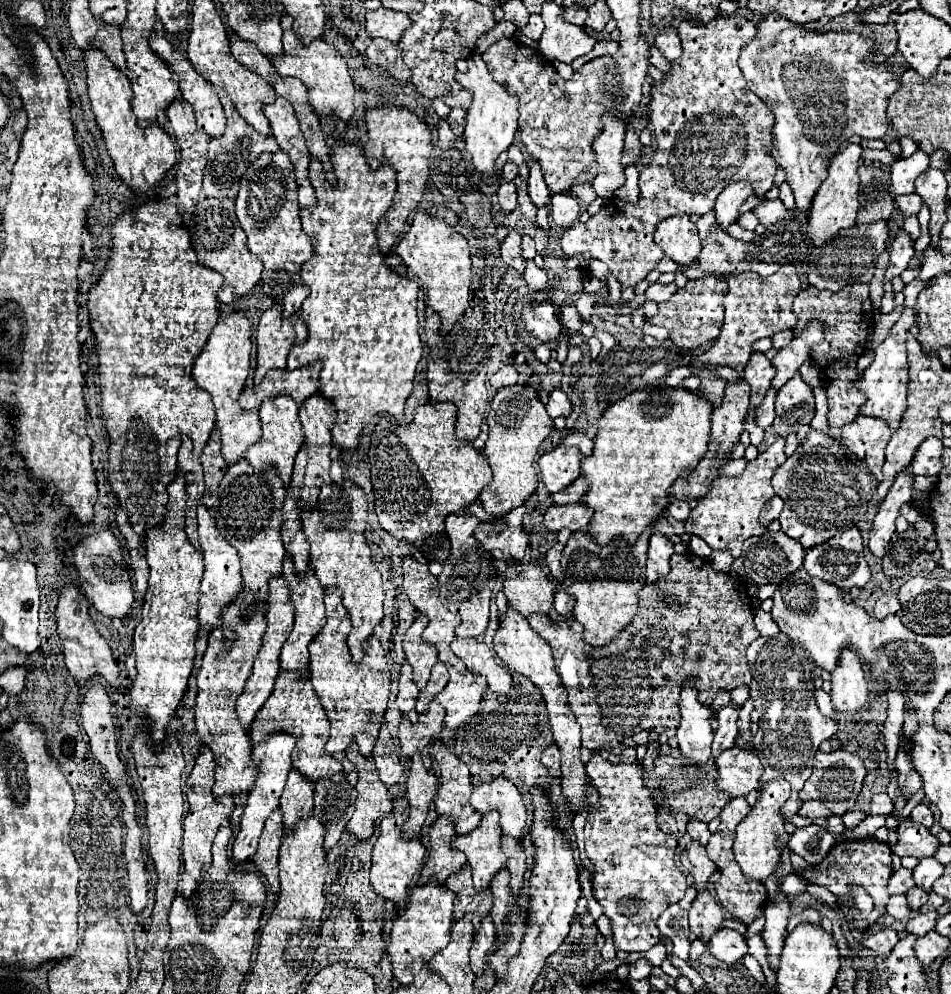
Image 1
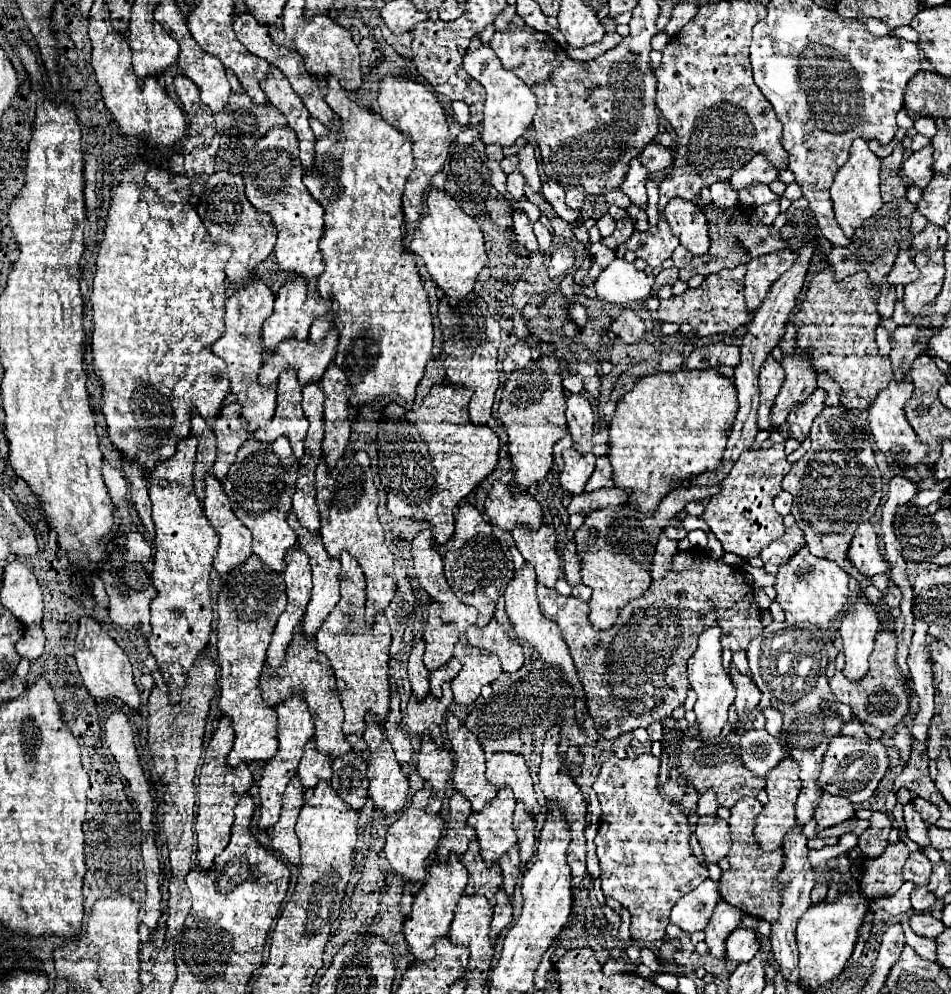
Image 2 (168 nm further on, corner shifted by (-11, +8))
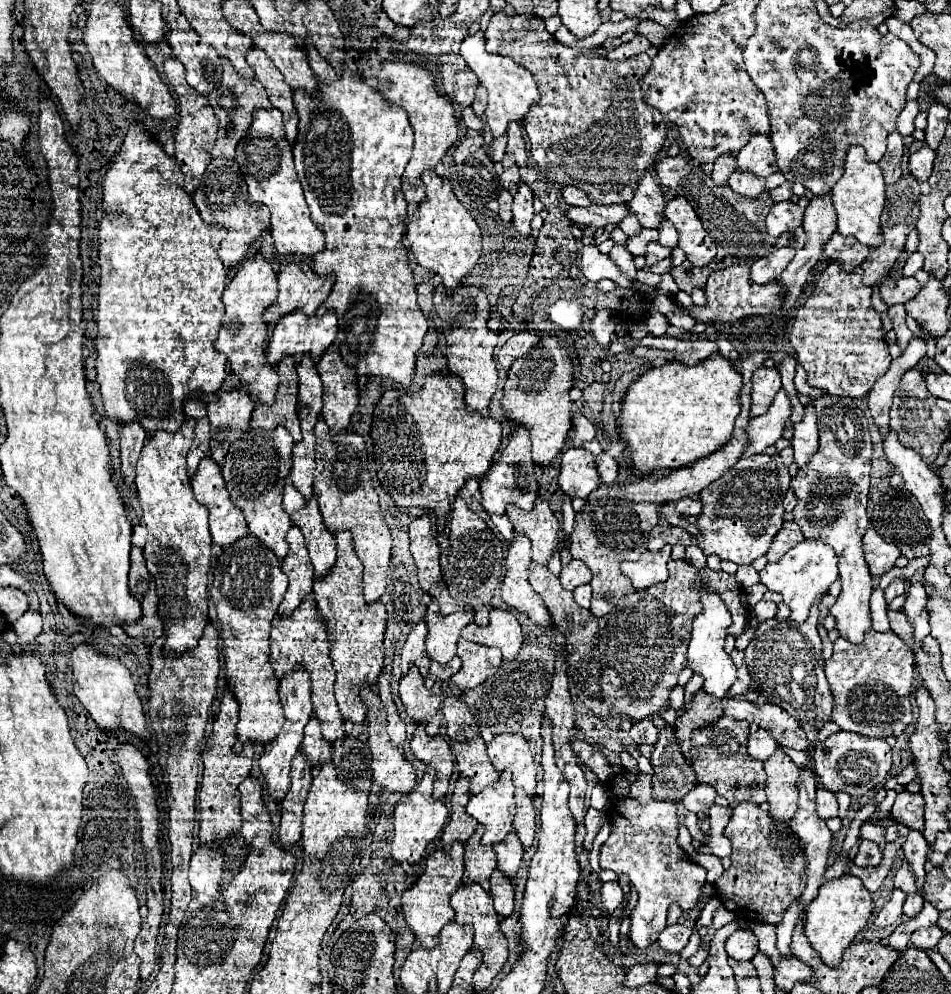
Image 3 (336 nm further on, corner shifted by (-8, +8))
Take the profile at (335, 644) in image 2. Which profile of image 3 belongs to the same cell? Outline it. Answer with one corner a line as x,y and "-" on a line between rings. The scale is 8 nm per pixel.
341,530
335,534
337,540
337,562
325,578
315,578
313,594
317,596
319,612
325,616
329,628
329,644
331,644
331,660
337,672
335,682
335,698
341,708
345,720
361,724
365,718
365,702
359,696
361,684
373,684
381,674
383,666
383,632
386,630
387,611
377,600
367,604
363,598
363,564
355,554
353,536
349,530

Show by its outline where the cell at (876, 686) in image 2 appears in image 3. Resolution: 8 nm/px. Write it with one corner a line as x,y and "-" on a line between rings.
867,630
861,646
853,646
847,638
837,638
833,656
825,660
825,674
833,692
831,722
841,730
869,738
887,738
901,736
911,724
913,710
909,696
913,684
913,654
891,630

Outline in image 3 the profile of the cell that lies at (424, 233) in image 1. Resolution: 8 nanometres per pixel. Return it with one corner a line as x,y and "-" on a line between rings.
425,170
425,200
419,204
419,212
407,226
407,246
411,248
415,260
443,278
443,286
453,292
461,278
467,276
481,256
481,228
457,200
451,184
435,174
435,170

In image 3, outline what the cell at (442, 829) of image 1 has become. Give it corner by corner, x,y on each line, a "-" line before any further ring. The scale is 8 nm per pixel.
463,812
463,814
451,814
449,820
447,820
447,826
443,830
443,836
441,836
443,848
449,850
451,844
457,842
457,840
465,844
469,840
469,836
473,834
475,826
477,826
477,820
473,816
469,816
467,812

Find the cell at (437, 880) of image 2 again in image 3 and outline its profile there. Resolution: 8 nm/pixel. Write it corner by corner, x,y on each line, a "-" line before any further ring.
455,842
449,852
445,852
445,850
431,852
425,860
427,866
425,866
423,874
417,878
417,882
411,888
407,888
403,892
405,920
411,926
411,930
415,932
417,940
425,948
437,946
437,936
439,936
441,928
455,918
453,908
449,906
449,898
457,890
457,886
461,882
461,876
463,876
463,852
465,852
465,848
463,848
461,842

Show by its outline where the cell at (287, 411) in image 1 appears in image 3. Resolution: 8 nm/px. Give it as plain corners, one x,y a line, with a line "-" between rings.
283,358
283,362
277,366
279,374
279,390
275,396
275,402
271,406
259,404
253,410
251,416
251,428
265,428
273,430
279,424
283,424
295,442
301,440
301,428
299,418
295,412
297,404
297,372
295,372
295,358

